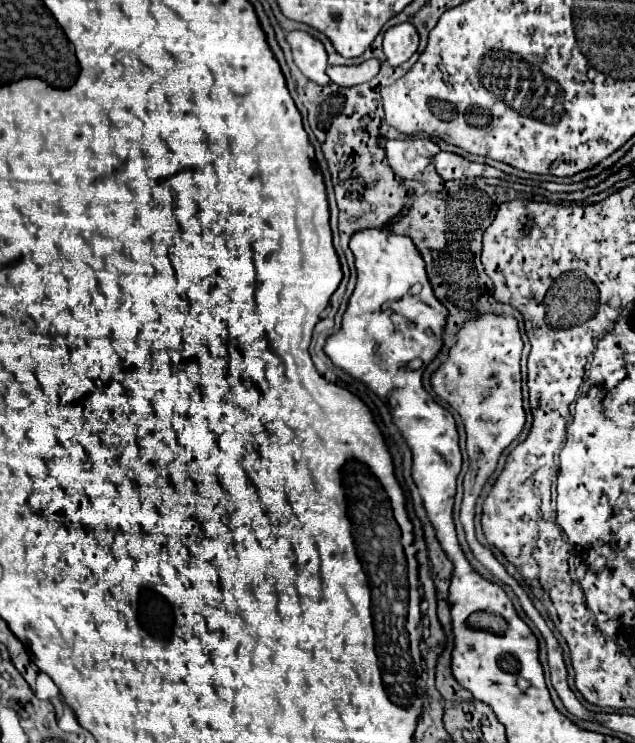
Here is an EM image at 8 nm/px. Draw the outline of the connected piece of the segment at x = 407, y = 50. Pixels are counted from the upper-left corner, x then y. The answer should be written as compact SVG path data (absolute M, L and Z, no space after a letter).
M400 23L384 33L384 53L392 67L408 61L418 49L418 33L412 23Z

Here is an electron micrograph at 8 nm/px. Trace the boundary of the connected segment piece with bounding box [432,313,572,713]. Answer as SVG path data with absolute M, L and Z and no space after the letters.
M480 315L480 319L474 319L466 323L458 333L458 343L450 349L448 361L432 375L432 389L438 397L448 401L450 407L454 407L464 423L466 435L468 435L468 455L470 455L470 471L464 477L464 501L460 509L460 521L466 531L466 541L474 553L474 557L502 583L510 585L516 593L524 613L532 619L532 623L540 629L546 649L548 649L548 665L550 665L550 681L556 689L558 697L562 699L564 707L572 713L572 691L566 681L566 665L562 659L562 649L548 629L542 615L536 611L524 589L506 573L502 563L492 555L490 549L478 543L474 535L474 507L482 493L484 483L494 473L498 459L502 451L520 435L526 423L526 413L522 407L522 391L520 391L520 353L522 353L522 337L518 331L518 323L514 317L502 317L502 315Z

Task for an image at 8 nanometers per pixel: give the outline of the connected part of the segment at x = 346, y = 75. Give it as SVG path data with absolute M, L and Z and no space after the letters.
M368 59L360 65L352 65L352 67L328 67L326 73L332 79L332 83L340 85L340 87L354 87L360 83L366 83L370 79L374 79L380 71L380 61L378 59Z

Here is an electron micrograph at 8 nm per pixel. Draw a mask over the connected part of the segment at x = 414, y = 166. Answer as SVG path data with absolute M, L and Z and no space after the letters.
M426 137L386 143L388 165L402 179L418 177L432 163L432 159L438 151L440 151L440 147Z

